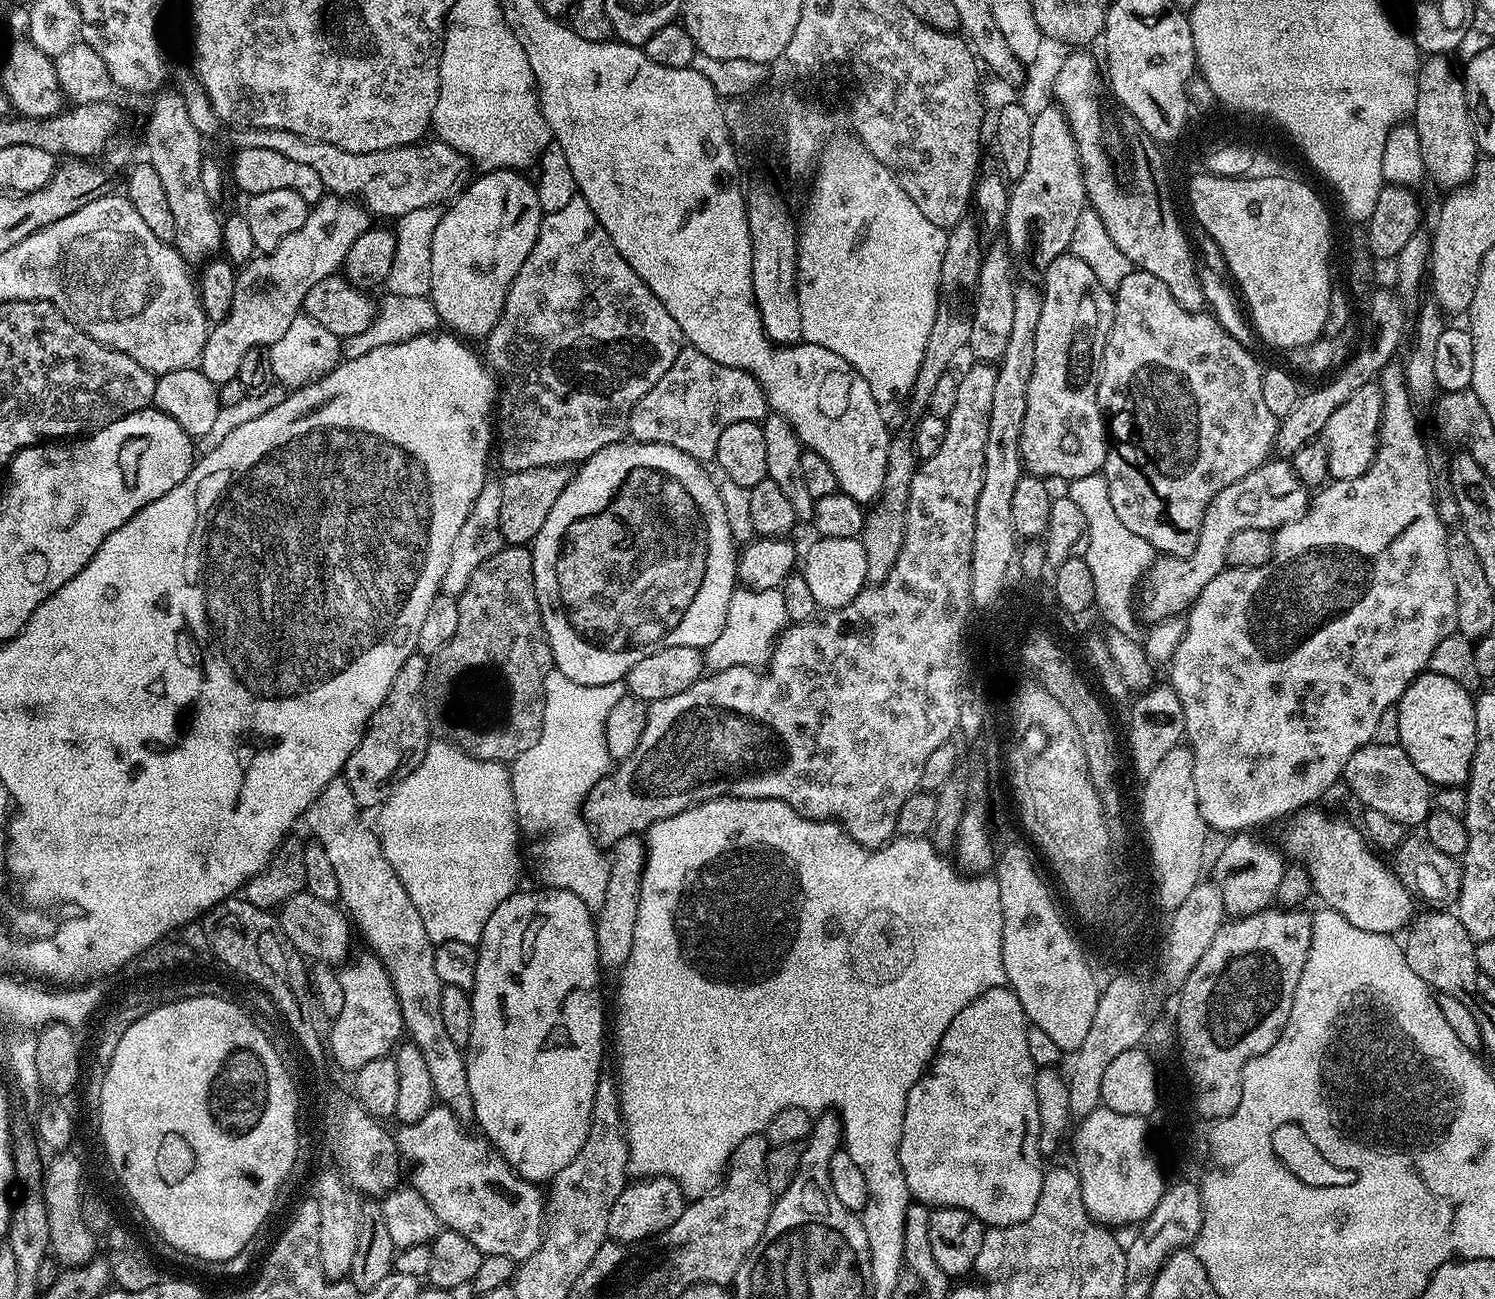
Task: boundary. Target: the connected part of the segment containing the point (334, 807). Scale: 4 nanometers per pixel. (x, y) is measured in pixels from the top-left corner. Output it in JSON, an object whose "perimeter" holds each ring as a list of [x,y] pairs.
{"perimeter":[[[337,778],[325,786],[318,798],[314,798],[308,807],[306,821],[309,830],[316,835],[313,836],[315,843],[321,844],[326,850],[326,858],[330,858],[334,874],[338,874],[339,903],[346,909],[359,933],[361,930],[364,934],[372,947],[369,949],[379,957],[390,974],[400,1002],[405,1033],[410,1037],[410,1042],[422,1050],[430,1078],[434,1082],[436,1100],[449,1108],[459,1120],[471,1121],[472,1099],[466,1078],[464,1052],[454,1046],[442,1019],[444,985],[434,970],[436,949],[426,934],[426,926],[422,926],[422,914],[418,914],[418,906],[410,902],[410,894],[406,894],[398,874],[394,874],[394,866],[386,862],[379,835],[364,825],[360,815],[362,809],[354,798],[354,790],[350,790],[343,778]]]}

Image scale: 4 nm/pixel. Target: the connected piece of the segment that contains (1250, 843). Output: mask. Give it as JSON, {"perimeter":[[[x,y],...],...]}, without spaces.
{"perimeter":[[[1236,834],[1232,840],[1216,856],[1216,865],[1212,868],[1211,879],[1214,881],[1216,889],[1222,894],[1224,911],[1229,917],[1239,918],[1249,916],[1254,912],[1261,912],[1269,907],[1276,899],[1278,882],[1282,882],[1282,874],[1286,867],[1286,856],[1279,847],[1271,848],[1268,844],[1263,844],[1260,840],[1255,840],[1252,834]]]}

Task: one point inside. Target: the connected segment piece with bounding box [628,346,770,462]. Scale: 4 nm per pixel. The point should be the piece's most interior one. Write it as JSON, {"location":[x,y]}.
{"location":[696,399]}

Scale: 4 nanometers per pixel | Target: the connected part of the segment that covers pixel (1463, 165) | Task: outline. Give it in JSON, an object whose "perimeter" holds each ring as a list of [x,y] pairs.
{"perimeter":[[[1429,55],[1421,63],[1416,77],[1416,110],[1414,123],[1418,130],[1418,146],[1422,146],[1424,171],[1444,190],[1460,188],[1468,183],[1478,163],[1476,135],[1461,73],[1448,65],[1447,55]]]}

